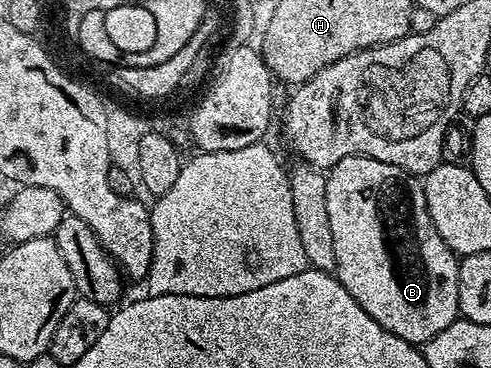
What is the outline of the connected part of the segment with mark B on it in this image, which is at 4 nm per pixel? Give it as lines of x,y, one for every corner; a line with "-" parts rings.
366,156
343,158
327,172
327,215
331,221
331,235
335,241
337,280
347,290
347,294
351,294
351,298
355,298
355,302
359,302
359,306
363,306
363,310
367,310
367,314
371,314
371,318
375,318
375,322
383,326
383,330
403,338
411,345
423,346
431,338
435,338
435,334
447,330
447,326
451,326
459,319
459,274
457,273
459,257
456,252
449,249
447,242
443,242
443,238
439,238
439,230
435,230
435,222
431,222
431,214
427,210
425,189
418,177
412,176
407,170
399,170
399,166
391,166
375,158

